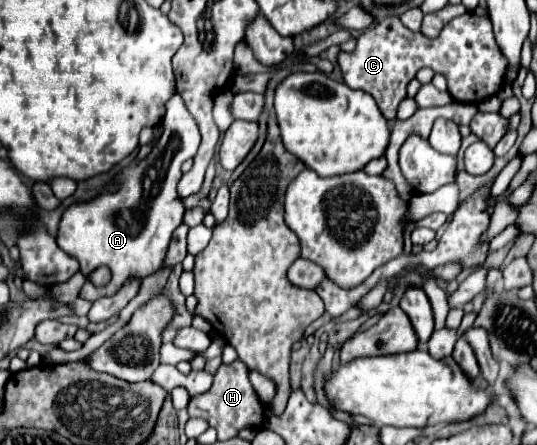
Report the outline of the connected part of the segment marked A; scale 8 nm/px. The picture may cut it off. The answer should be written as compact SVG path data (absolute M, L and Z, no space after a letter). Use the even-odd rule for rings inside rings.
M178 93L166 103L162 123L164 133L148 157L132 159L130 165L112 177L108 185L118 185L116 191L108 187L98 197L78 201L62 213L56 235L58 247L80 263L80 271L86 277L100 265L108 265L112 271L112 279L104 287L96 287L86 279L80 297L90 303L116 295L130 279L144 279L156 273L164 265L174 229L182 223L186 209L176 193L176 185L182 177L182 163L192 159L198 151L200 131Z

